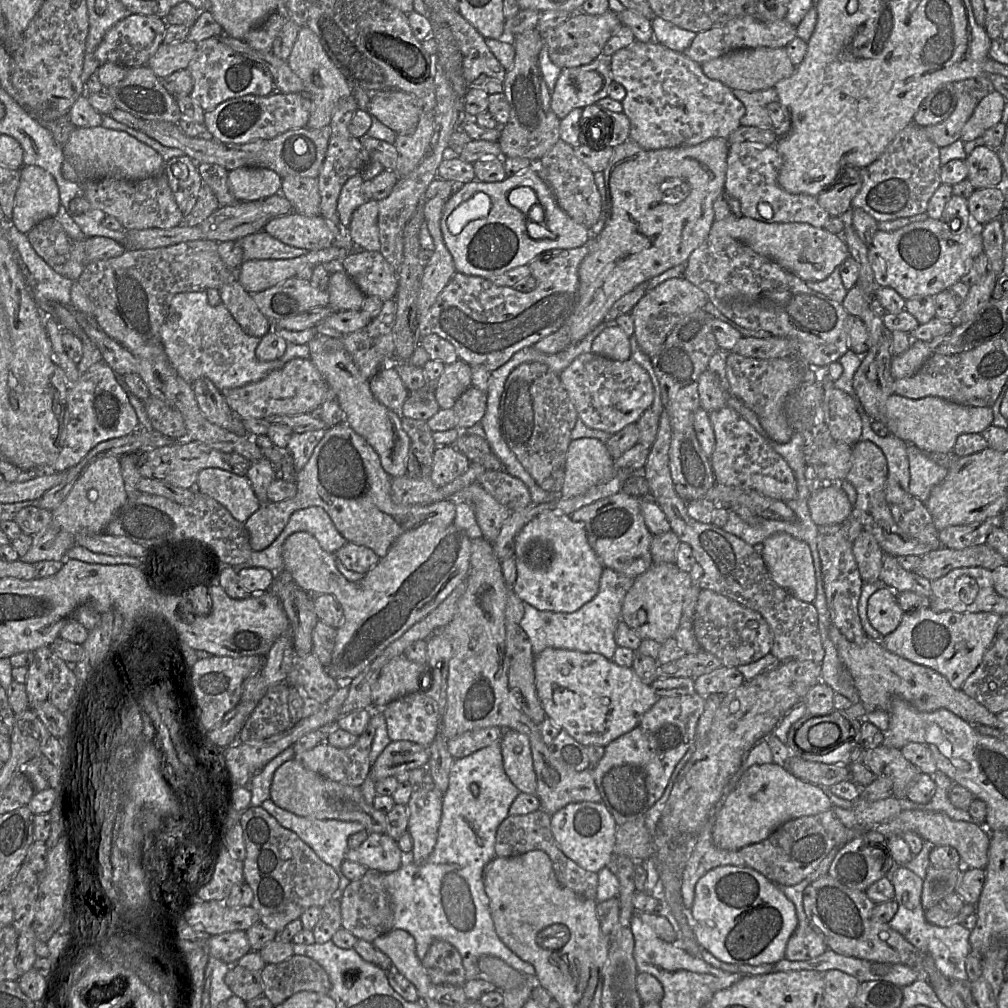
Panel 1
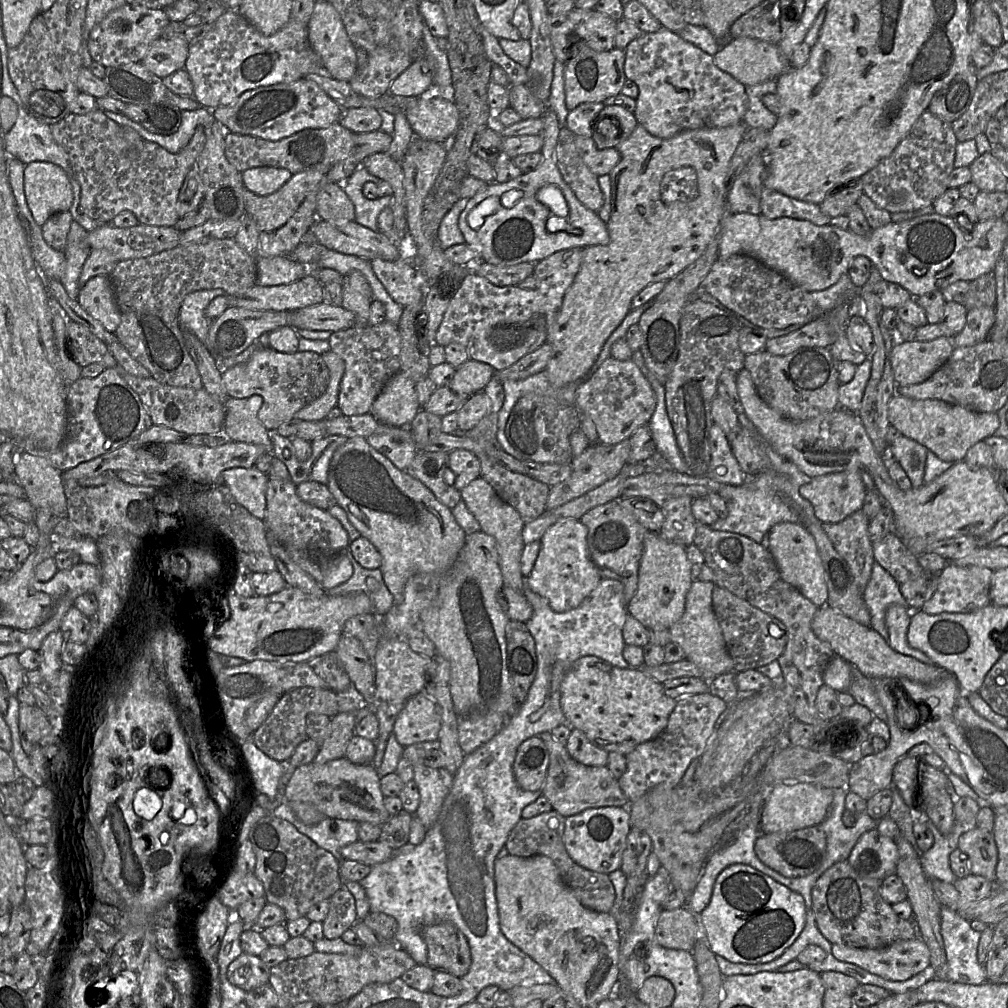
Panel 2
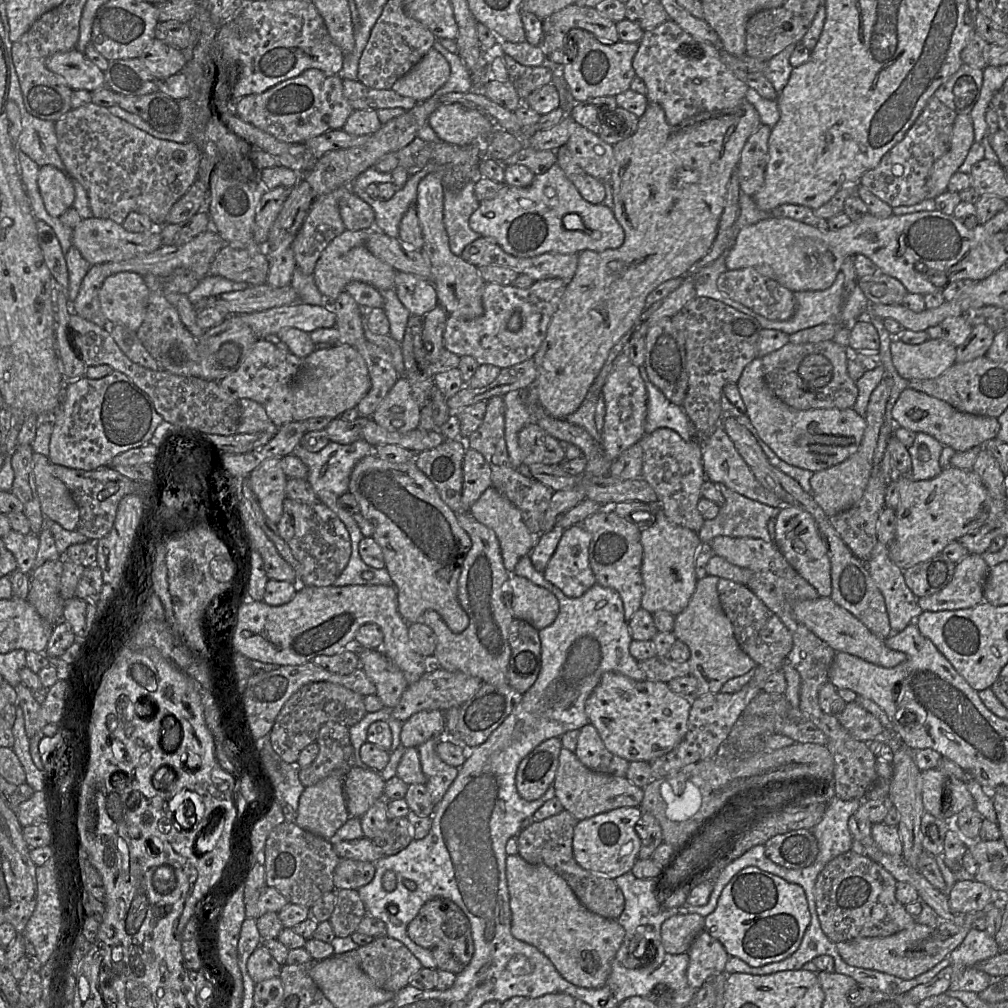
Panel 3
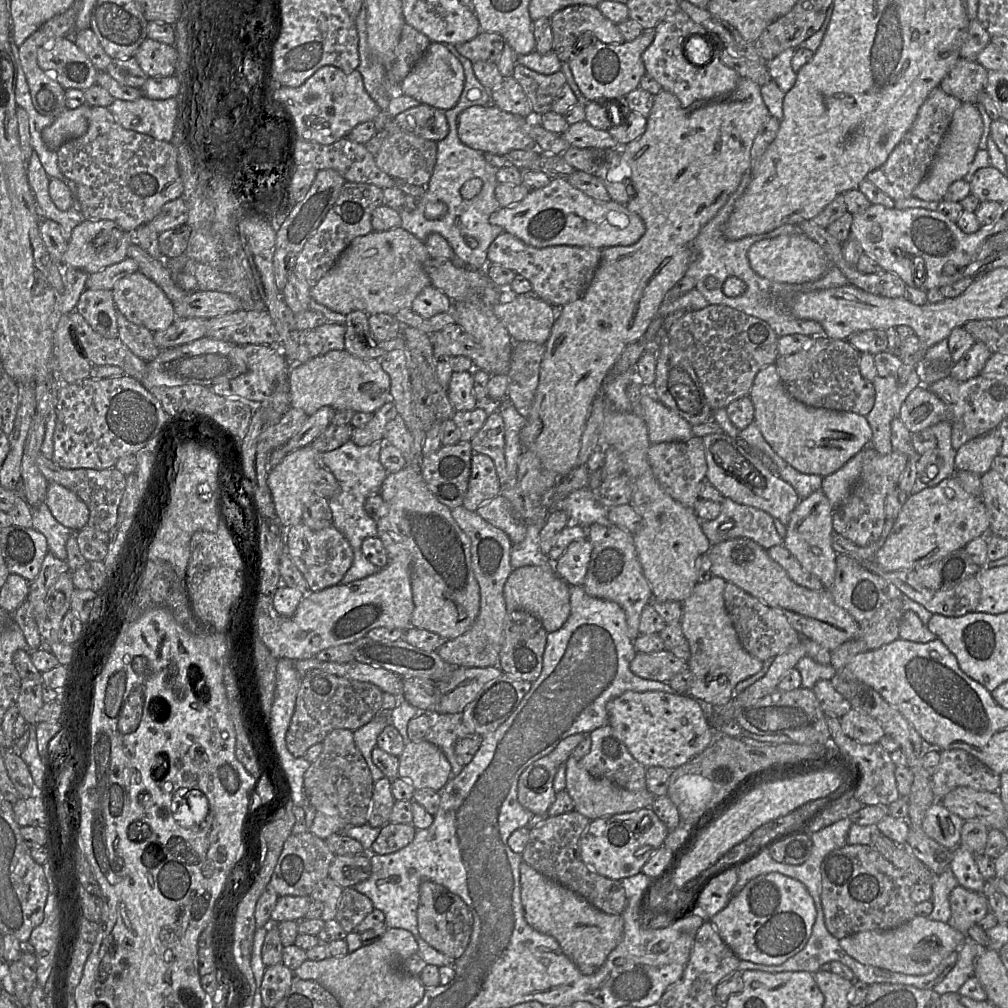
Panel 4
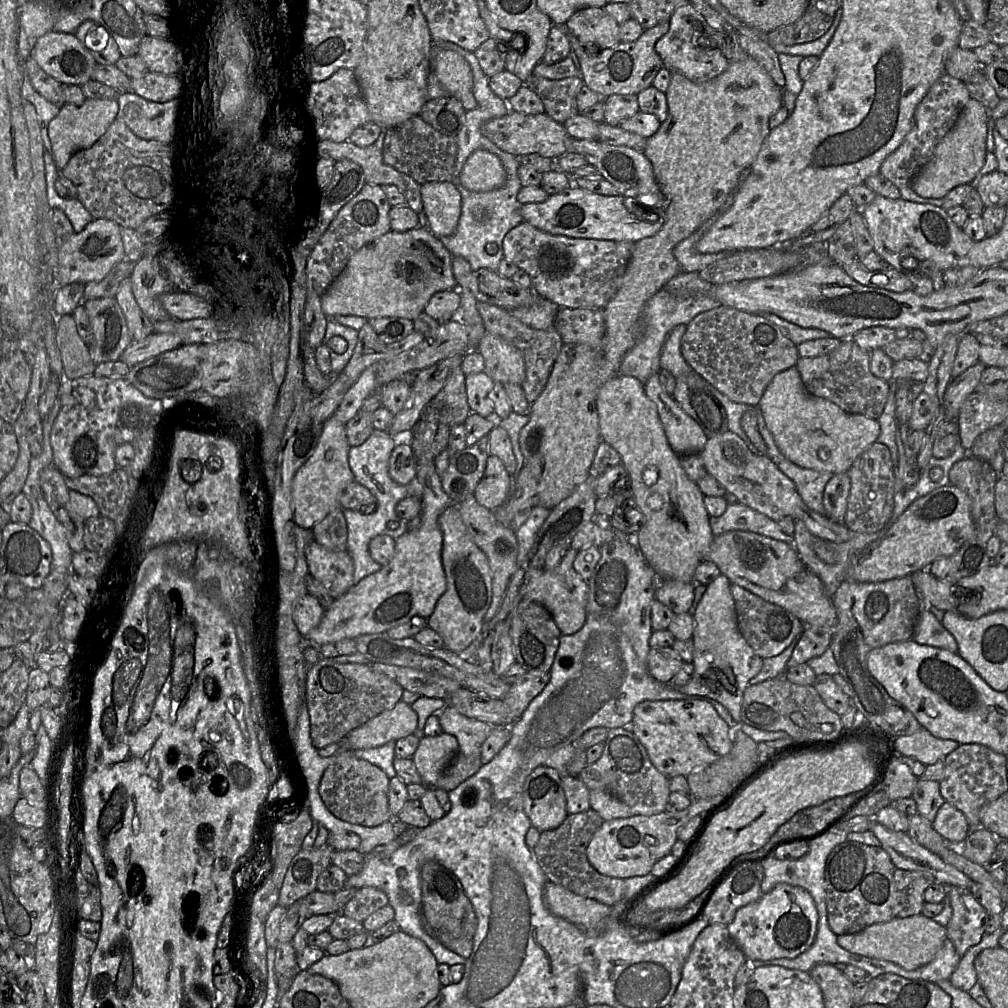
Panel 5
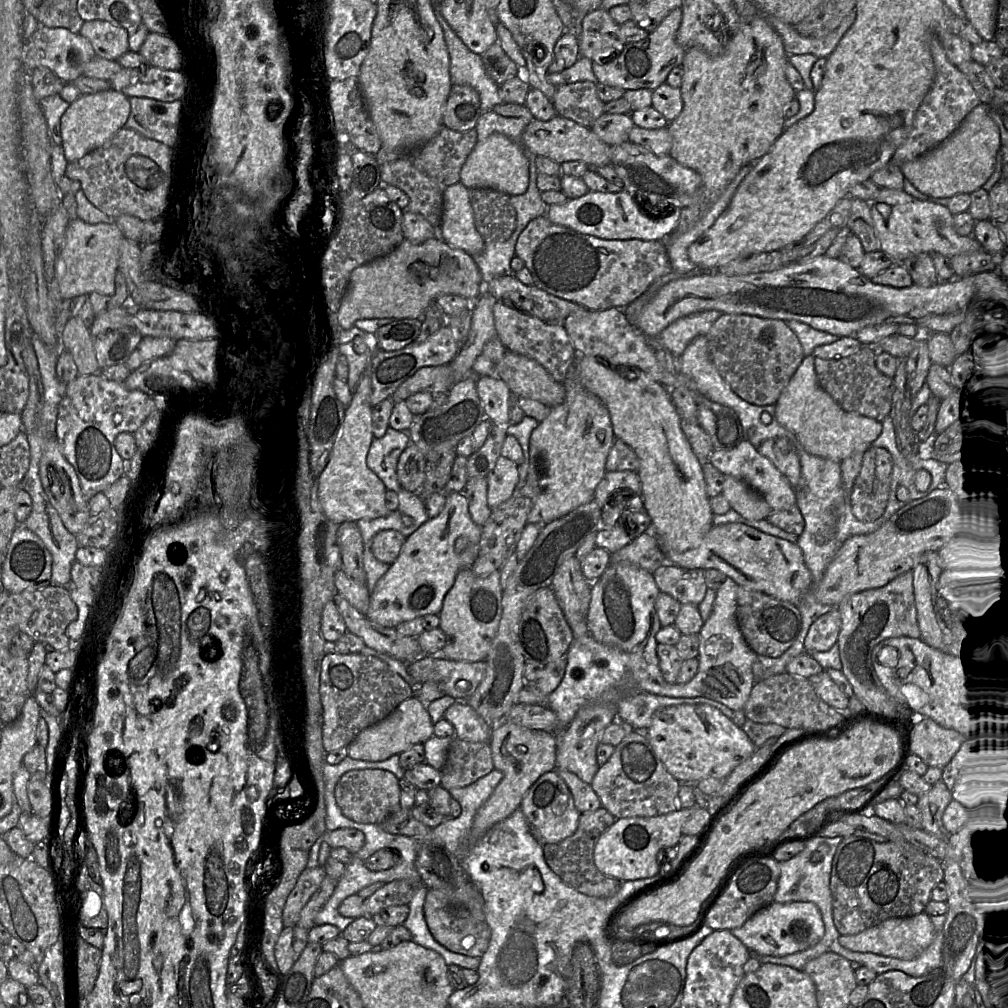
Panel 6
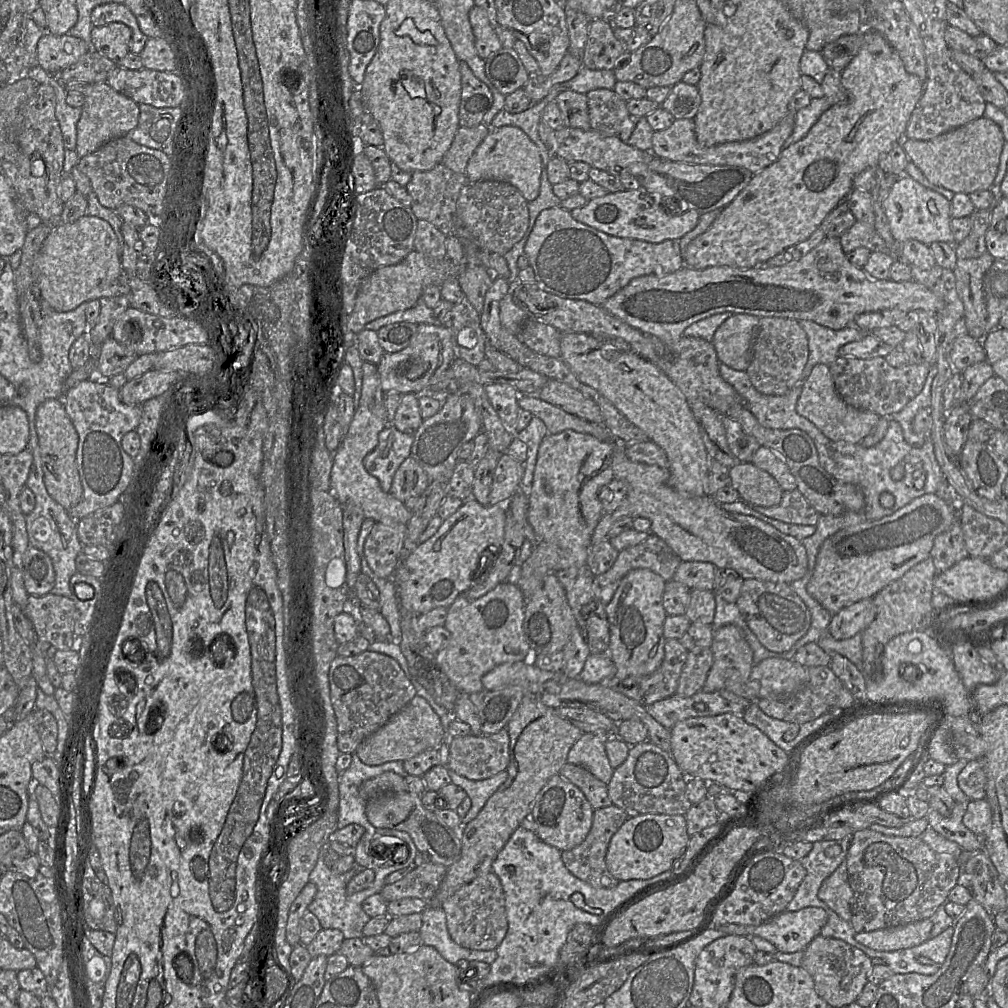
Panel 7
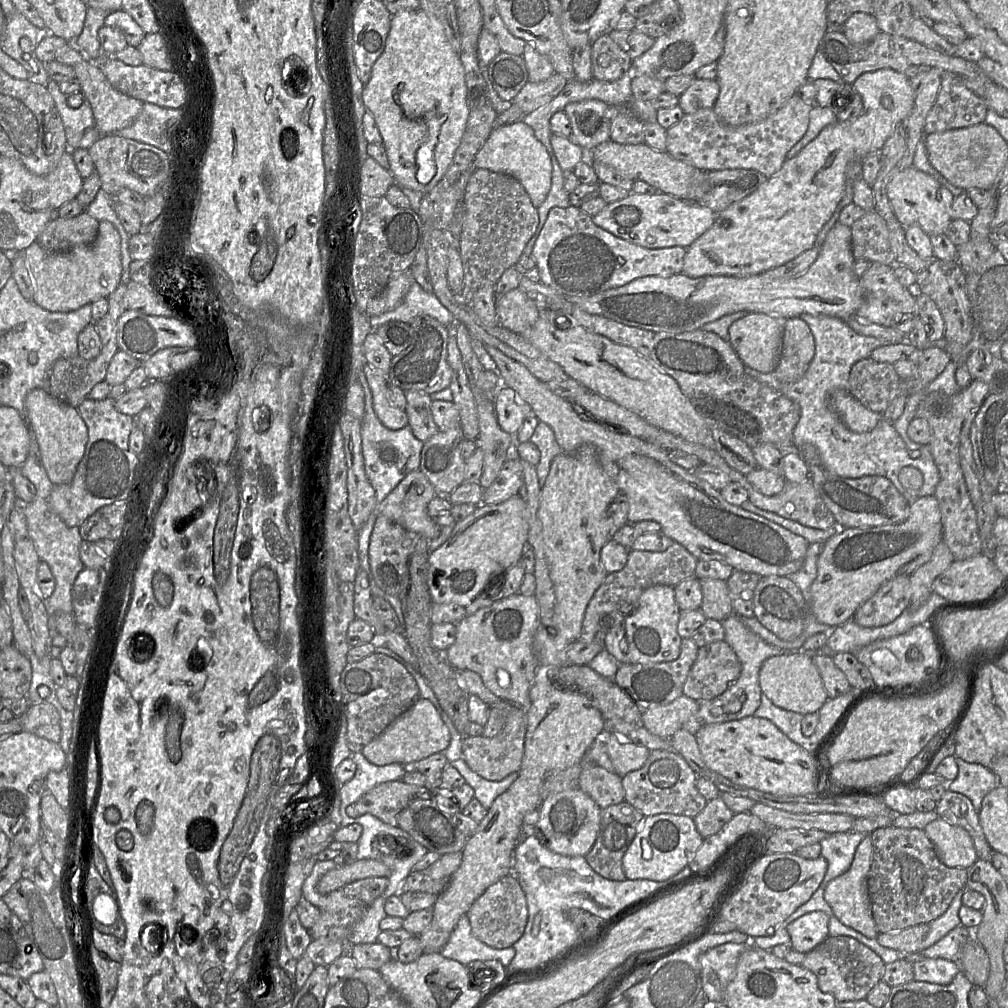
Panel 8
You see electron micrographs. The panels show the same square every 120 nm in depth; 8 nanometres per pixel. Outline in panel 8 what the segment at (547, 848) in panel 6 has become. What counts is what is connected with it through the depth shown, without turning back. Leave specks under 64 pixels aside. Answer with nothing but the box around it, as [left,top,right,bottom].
[585,801,645,881]

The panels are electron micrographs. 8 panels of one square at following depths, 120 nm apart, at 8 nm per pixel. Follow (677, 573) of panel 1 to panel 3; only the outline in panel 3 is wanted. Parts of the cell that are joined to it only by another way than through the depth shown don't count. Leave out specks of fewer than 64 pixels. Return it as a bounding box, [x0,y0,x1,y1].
[640,504,702,616]

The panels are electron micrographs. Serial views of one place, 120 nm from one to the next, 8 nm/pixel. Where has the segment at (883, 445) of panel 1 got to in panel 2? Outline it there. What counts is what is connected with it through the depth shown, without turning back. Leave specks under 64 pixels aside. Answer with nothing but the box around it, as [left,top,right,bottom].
[888,436,928,488]

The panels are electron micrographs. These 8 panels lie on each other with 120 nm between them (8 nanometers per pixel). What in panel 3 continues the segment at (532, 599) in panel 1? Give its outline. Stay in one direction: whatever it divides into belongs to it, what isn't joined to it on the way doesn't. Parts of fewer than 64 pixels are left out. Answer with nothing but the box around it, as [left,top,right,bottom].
[544,524,596,598]

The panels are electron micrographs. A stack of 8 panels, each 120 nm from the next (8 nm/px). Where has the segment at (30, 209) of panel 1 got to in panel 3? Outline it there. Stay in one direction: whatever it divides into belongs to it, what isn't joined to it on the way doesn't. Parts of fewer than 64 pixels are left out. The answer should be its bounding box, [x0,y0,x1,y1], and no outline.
[37,165,75,218]

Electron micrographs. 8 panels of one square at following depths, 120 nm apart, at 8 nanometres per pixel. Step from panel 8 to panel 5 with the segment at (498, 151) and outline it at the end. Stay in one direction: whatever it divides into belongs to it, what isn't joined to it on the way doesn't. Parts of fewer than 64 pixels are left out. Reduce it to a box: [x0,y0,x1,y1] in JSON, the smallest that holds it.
[459,150,507,192]

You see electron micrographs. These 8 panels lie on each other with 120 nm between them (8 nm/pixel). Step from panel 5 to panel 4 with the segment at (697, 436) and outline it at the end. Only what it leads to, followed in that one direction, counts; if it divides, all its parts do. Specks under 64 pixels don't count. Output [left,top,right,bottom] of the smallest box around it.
[641,386,694,443]

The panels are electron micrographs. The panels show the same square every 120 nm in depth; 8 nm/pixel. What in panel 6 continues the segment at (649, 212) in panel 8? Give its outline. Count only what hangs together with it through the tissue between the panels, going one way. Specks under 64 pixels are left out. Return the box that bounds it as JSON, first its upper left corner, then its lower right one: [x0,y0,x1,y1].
[545,190,682,240]

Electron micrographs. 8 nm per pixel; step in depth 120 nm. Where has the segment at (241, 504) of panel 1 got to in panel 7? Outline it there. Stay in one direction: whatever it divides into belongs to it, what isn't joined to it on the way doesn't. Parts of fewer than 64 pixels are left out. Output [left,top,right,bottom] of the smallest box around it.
[330,362,411,524]

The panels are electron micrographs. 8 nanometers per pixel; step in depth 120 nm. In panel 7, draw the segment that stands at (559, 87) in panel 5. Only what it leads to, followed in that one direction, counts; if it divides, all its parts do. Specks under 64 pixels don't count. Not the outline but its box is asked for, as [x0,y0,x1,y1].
[586,88,632,137]

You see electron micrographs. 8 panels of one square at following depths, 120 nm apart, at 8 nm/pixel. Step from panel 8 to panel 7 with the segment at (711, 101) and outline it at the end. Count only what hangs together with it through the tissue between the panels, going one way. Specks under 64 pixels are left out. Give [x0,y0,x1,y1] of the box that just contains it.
[660,81,701,120]

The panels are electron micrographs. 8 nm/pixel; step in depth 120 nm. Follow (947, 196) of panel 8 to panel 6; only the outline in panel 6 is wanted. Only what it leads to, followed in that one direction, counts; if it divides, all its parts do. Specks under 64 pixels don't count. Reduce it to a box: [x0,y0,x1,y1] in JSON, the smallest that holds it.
[870,188,982,263]

